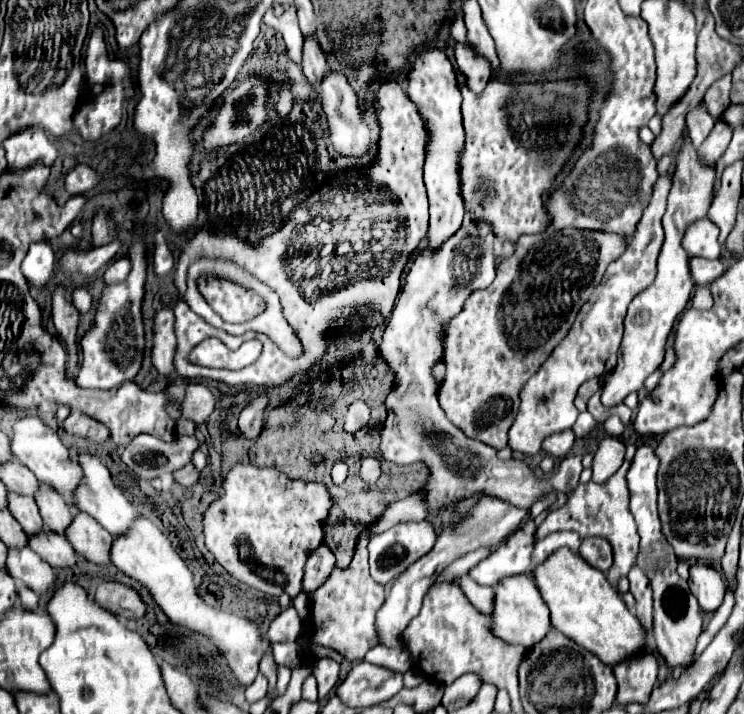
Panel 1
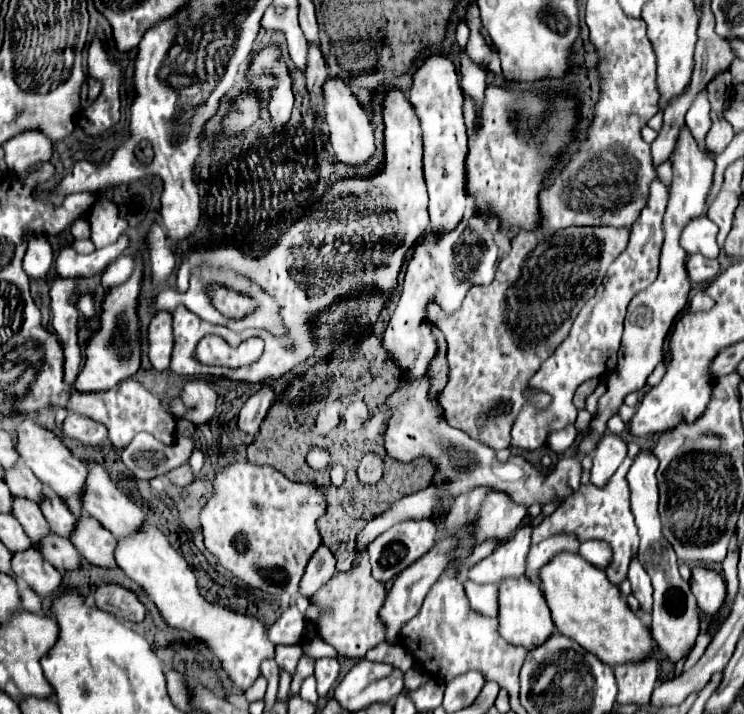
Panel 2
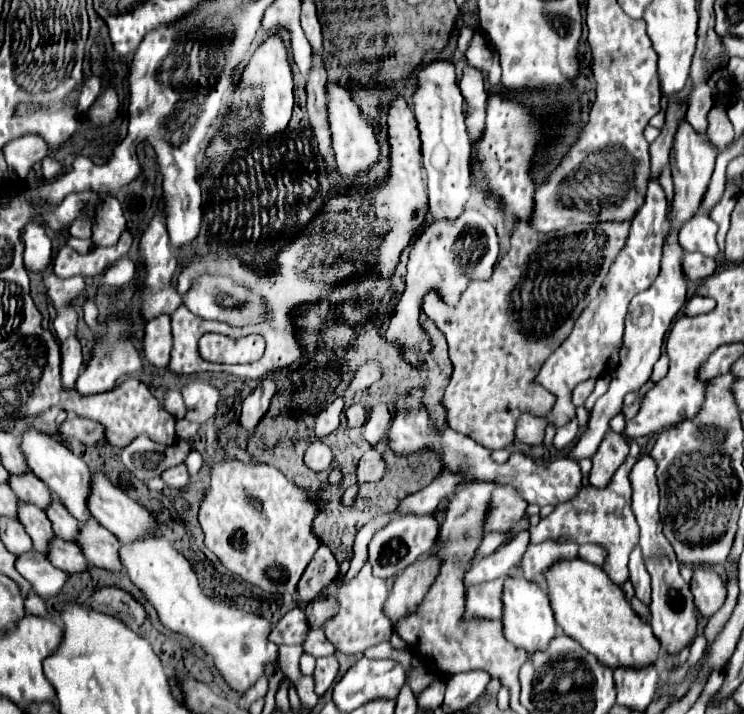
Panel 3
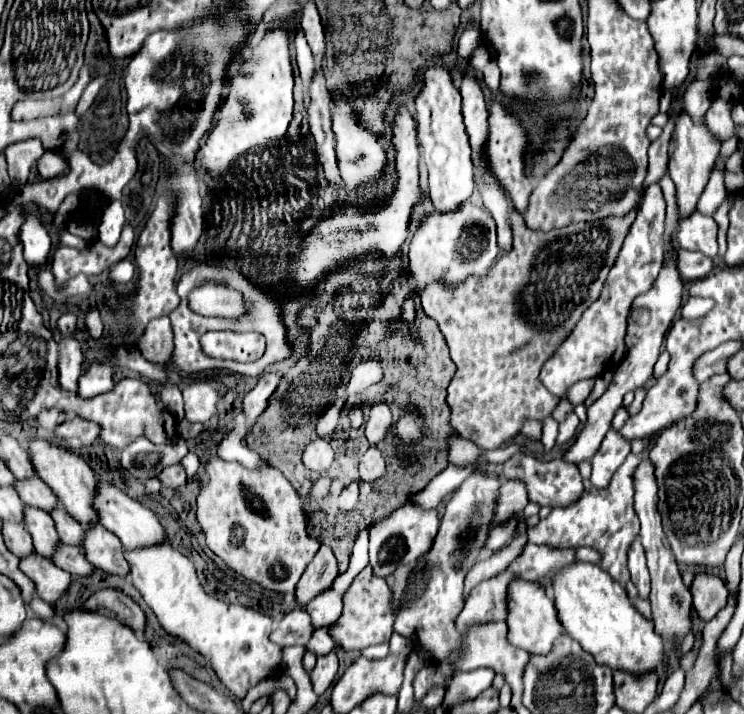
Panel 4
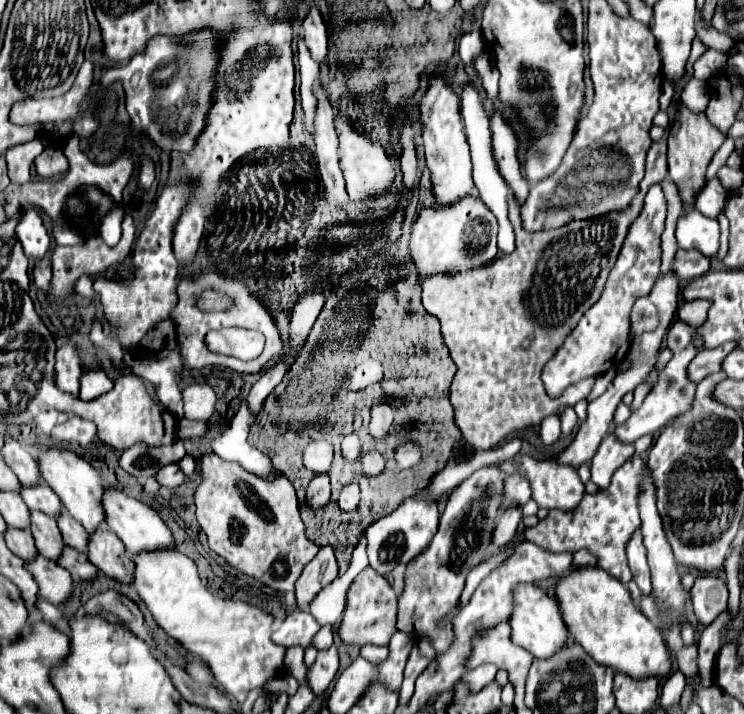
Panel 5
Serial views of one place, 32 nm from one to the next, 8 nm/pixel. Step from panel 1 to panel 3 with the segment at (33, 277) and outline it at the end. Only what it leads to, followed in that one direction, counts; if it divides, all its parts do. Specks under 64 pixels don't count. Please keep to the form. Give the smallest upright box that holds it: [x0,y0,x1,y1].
[22,222,52,272]

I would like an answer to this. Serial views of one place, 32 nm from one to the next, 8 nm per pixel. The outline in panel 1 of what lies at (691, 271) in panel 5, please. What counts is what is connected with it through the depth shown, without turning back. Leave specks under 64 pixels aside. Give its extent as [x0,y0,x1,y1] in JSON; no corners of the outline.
[690,256,726,286]

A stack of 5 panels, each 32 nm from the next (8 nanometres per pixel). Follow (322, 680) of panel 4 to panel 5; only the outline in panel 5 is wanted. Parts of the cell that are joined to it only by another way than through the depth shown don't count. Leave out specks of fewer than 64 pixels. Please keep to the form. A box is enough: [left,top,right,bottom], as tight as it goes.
[306,644,338,694]

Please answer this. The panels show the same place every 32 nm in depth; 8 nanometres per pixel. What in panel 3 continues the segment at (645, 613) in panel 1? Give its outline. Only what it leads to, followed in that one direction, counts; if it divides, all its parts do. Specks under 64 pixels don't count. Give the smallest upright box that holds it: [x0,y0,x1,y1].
[630,546,650,604]

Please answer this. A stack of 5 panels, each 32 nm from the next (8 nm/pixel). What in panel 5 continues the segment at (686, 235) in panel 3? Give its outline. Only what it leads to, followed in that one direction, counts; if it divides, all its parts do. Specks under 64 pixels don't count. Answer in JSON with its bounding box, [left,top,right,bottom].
[676,208,720,258]

